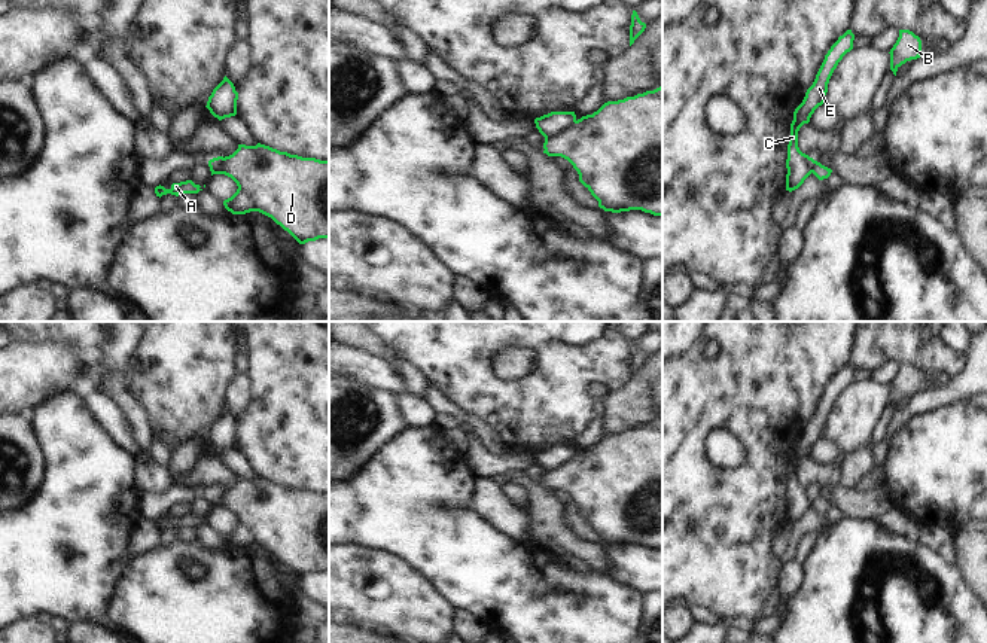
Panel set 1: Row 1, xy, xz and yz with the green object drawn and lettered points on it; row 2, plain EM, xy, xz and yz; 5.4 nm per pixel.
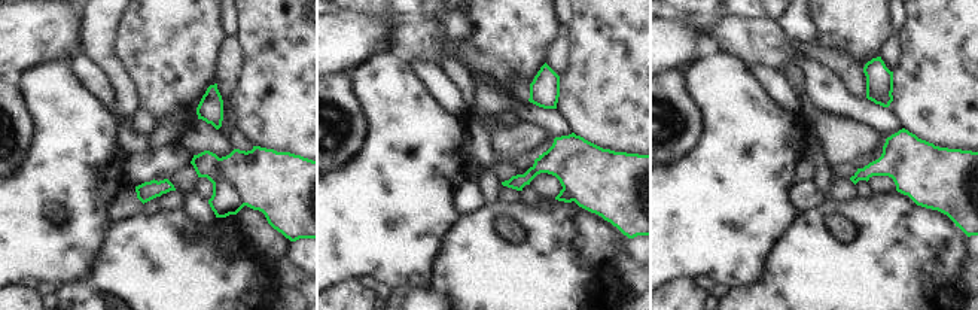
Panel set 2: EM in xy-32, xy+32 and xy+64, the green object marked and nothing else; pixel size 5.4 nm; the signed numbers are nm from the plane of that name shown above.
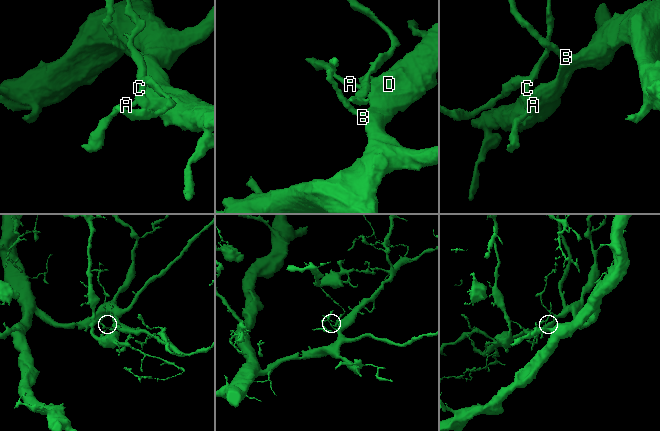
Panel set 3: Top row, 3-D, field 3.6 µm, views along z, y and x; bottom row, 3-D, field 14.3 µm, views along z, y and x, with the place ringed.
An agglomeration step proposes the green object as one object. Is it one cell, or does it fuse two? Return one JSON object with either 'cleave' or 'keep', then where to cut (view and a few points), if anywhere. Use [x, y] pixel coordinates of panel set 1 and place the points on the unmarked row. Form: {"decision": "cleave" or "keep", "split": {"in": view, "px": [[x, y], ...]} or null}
{"decision": "cleave", "split": {"in": "xz", "px": [[575, 453], [563, 465], [545, 472]]}}

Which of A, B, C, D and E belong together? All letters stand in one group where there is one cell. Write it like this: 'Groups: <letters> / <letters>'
Groups: A B D / C E

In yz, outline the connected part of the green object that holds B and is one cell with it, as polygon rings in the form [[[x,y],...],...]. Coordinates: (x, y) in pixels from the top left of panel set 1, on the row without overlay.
[[[899,363],[899,371],[890,383],[890,403],[896,409],[898,402],[907,394],[920,391],[921,374],[910,363]]]

